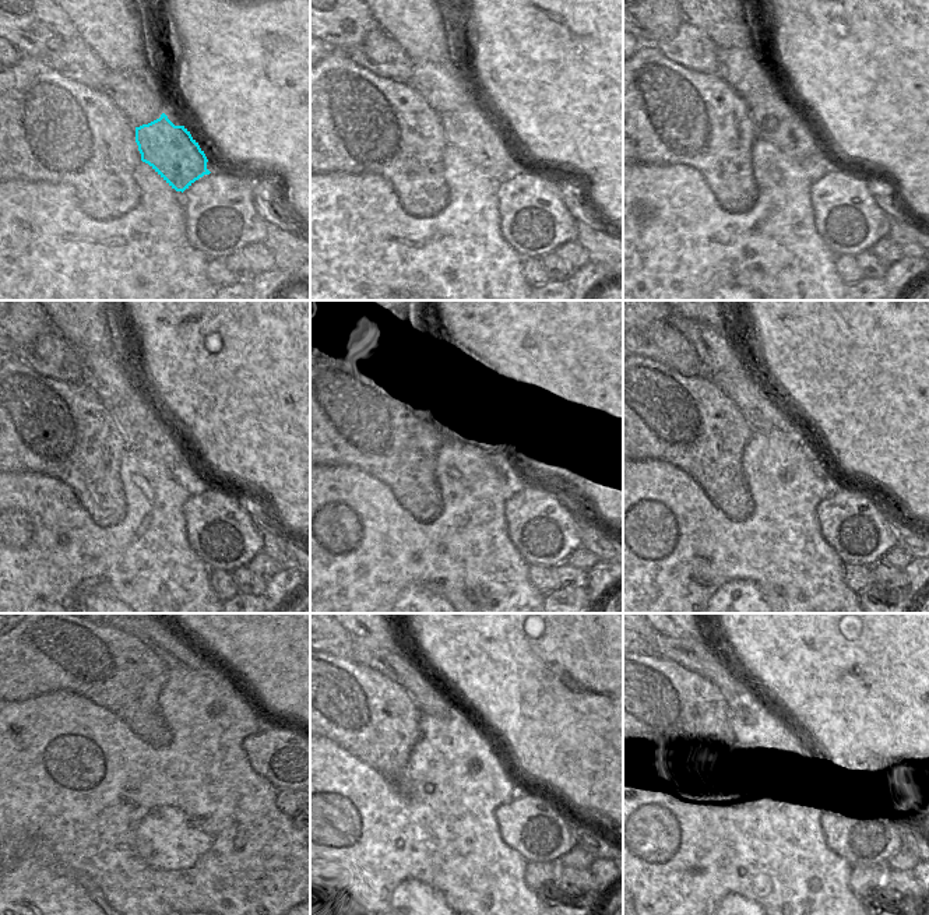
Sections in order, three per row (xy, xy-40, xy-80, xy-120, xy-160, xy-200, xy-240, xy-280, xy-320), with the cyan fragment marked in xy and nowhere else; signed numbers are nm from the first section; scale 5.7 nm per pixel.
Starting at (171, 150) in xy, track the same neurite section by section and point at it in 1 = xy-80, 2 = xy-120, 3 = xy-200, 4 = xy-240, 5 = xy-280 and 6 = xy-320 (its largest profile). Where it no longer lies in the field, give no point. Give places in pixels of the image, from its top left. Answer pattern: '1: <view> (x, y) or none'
1: xy-80 (777, 122)
2: xy-120 (144, 429)
3: xy-200 (762, 412)
4: xy-240 (115, 699)
5: xy-280 (428, 699)
6: xy-320 (688, 653)

